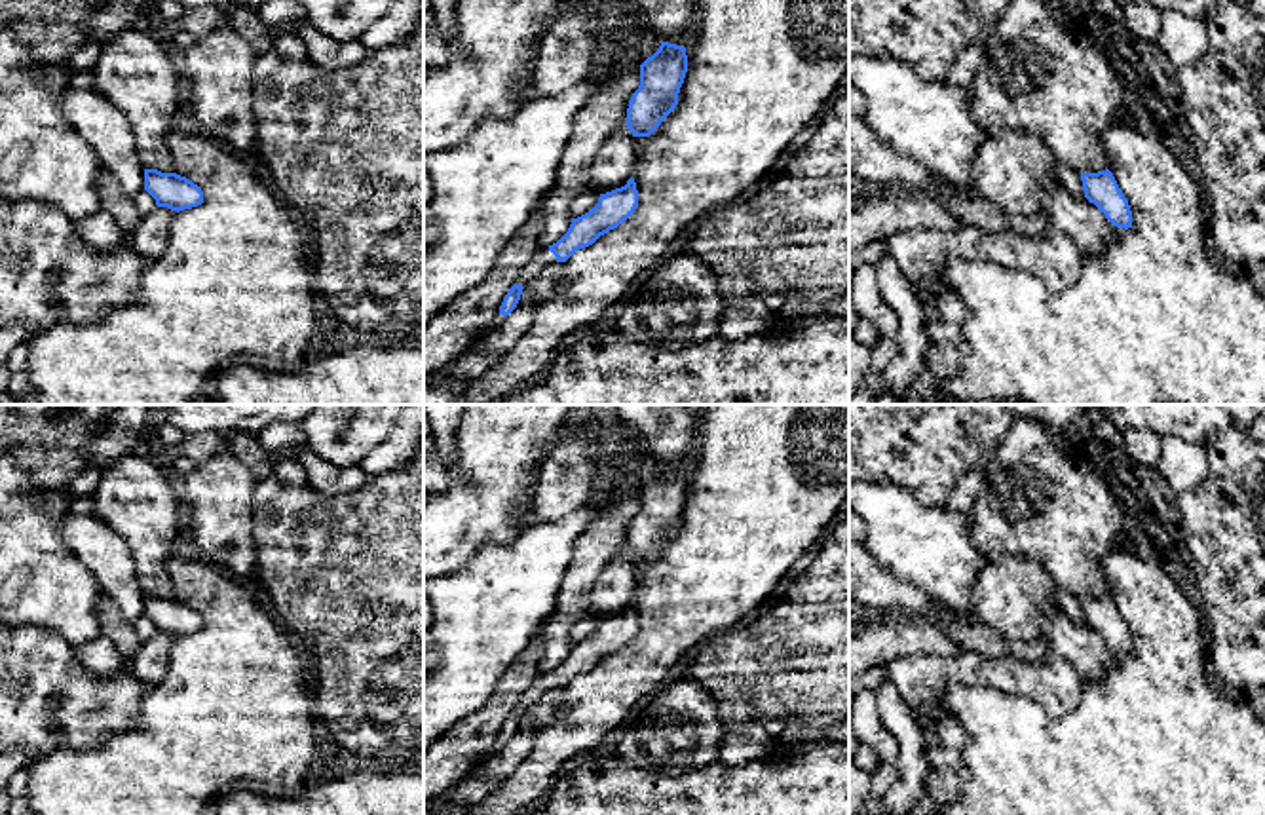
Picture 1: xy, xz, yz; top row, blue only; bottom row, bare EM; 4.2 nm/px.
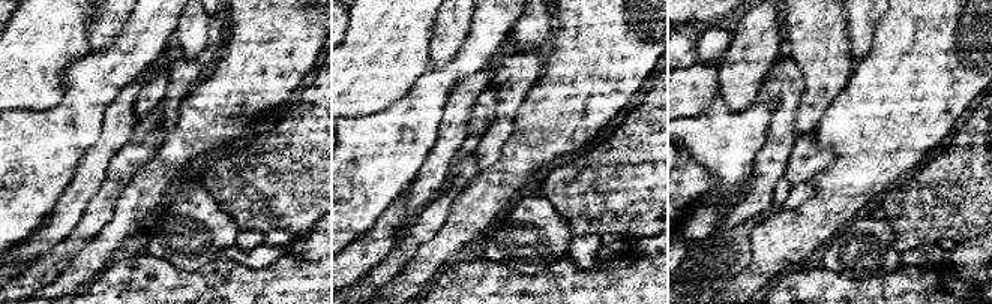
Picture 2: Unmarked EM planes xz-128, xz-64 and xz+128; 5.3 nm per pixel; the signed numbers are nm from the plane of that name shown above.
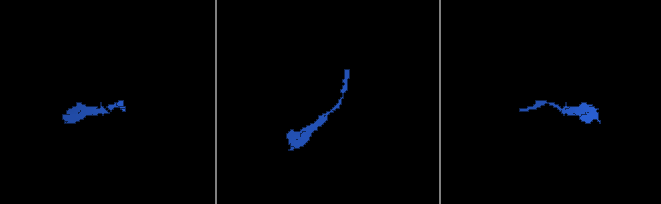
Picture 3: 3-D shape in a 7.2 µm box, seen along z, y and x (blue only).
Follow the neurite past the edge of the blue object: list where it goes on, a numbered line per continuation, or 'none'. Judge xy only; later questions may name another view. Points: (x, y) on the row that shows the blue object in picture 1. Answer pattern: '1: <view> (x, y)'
none

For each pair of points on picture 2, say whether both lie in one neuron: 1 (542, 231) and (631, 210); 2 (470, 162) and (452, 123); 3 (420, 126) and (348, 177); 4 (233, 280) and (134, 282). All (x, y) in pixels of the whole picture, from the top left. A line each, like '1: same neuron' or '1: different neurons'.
1: different neurons
2: different neurons
3: same neuron
4: same neuron

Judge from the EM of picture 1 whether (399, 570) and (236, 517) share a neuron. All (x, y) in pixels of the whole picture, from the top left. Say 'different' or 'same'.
different

